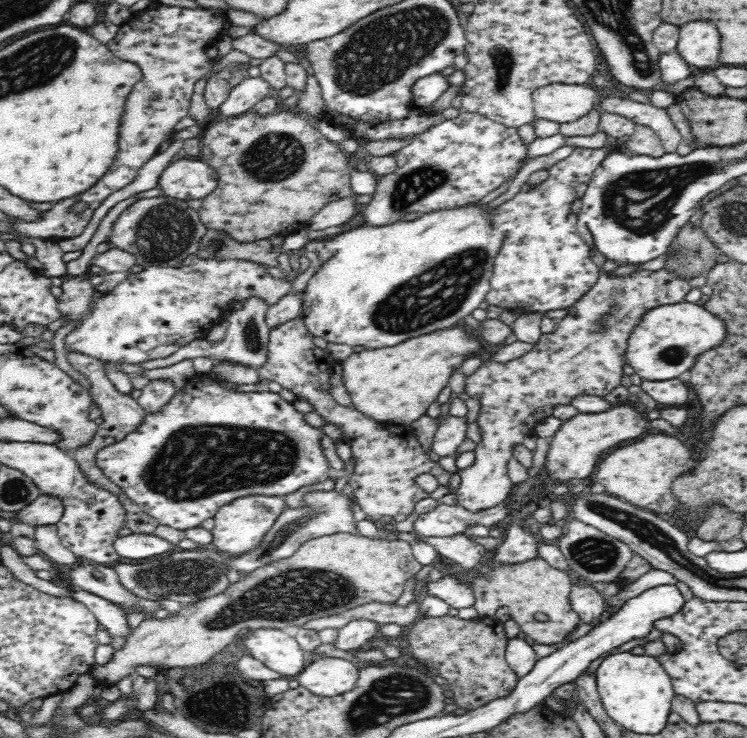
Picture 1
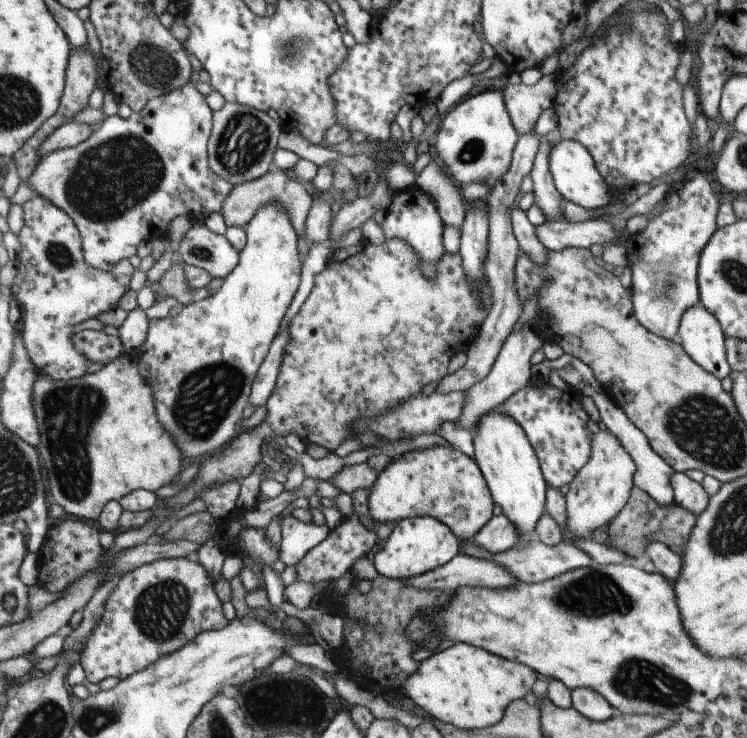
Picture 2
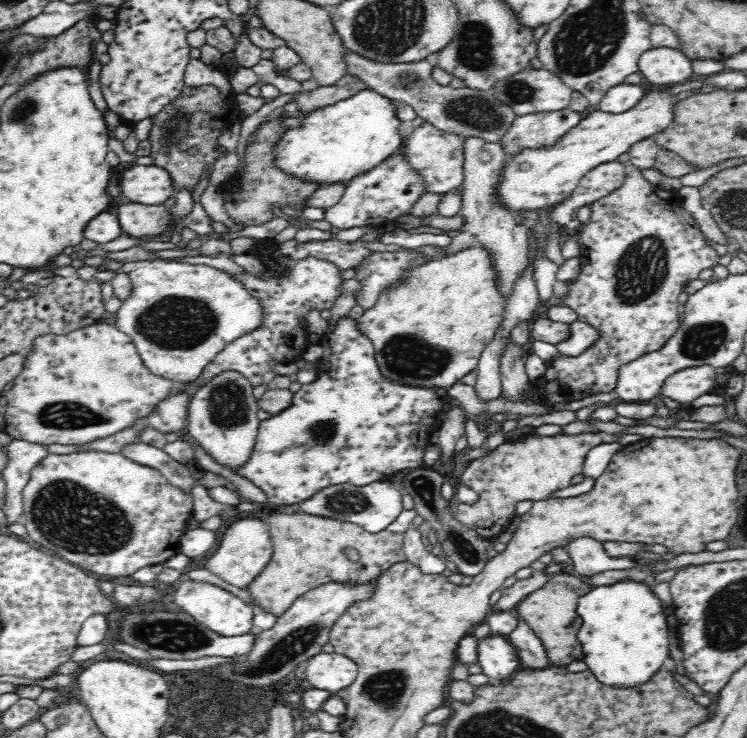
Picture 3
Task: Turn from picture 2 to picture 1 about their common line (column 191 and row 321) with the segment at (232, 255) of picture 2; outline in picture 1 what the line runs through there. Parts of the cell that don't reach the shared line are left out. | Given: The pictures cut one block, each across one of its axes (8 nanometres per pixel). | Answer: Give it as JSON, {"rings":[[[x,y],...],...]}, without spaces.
{"rings":[[[250,295],[248,298],[242,300],[242,306],[238,309],[230,309],[224,318],[227,320],[228,328],[226,332],[226,338],[224,341],[210,345],[206,341],[194,340],[191,344],[180,348],[174,356],[170,356],[172,364],[176,362],[182,362],[186,358],[202,357],[209,362],[214,361],[234,361],[234,363],[240,363],[242,365],[248,365],[258,368],[261,364],[264,364],[268,355],[268,342],[270,335],[270,328],[266,322],[266,312],[268,308],[272,308],[273,304],[268,303],[266,299],[262,297],[256,297],[256,295]]]}

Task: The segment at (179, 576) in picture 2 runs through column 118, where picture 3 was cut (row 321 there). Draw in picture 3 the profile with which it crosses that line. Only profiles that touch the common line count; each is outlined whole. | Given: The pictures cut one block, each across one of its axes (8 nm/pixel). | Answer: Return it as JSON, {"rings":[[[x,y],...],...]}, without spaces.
{"rings":[[[625,164],[622,186],[611,195],[596,200],[590,209],[594,221],[577,231],[585,247],[580,256],[580,274],[566,283],[567,291],[560,296],[560,305],[576,312],[576,320],[594,327],[599,338],[580,356],[564,356],[557,352],[545,362],[545,372],[533,386],[547,407],[615,390],[620,367],[643,354],[659,350],[675,334],[681,313],[678,296],[689,281],[699,278],[702,270],[716,266],[719,257],[704,242],[697,221],[683,208],[681,196],[675,191],[655,188],[644,178],[641,169],[632,164]]]}

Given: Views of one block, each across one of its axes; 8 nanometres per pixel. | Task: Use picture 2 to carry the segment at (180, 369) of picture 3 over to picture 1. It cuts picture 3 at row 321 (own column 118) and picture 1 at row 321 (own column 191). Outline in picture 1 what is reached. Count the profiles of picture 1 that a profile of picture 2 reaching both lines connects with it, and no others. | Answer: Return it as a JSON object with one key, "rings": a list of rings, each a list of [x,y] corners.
{"rings":[[[191,255],[184,260],[186,266],[181,268],[150,266],[129,274],[128,277],[116,286],[112,291],[102,294],[98,298],[92,315],[82,320],[82,324],[72,330],[64,338],[64,351],[66,353],[78,353],[78,355],[89,356],[96,360],[120,360],[138,364],[152,358],[164,358],[175,354],[180,348],[191,344],[200,338],[201,333],[209,332],[213,324],[202,324],[214,322],[222,316],[230,300],[244,300],[250,295],[262,297],[268,303],[277,303],[284,295],[289,294],[291,284],[282,279],[276,279],[266,271],[264,266],[247,260],[212,260],[211,258],[200,258],[200,262],[191,266]]]}

